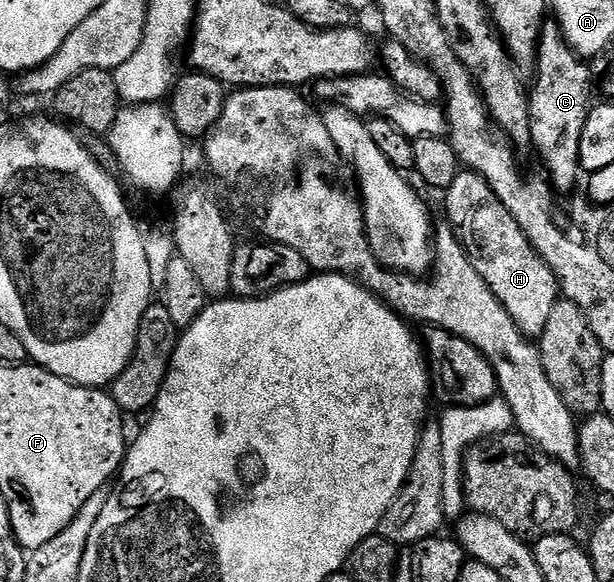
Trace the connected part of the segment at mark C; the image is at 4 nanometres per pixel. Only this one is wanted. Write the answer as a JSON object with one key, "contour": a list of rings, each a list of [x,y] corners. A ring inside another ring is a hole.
{"contour":[[[544,23],[543,33],[539,36],[537,63],[533,69],[535,89],[532,87],[529,92],[531,143],[534,151],[539,151],[540,158],[547,163],[546,175],[556,189],[571,188],[581,177],[581,133],[593,107],[591,68],[587,64],[590,63],[568,46],[558,24]]]}

